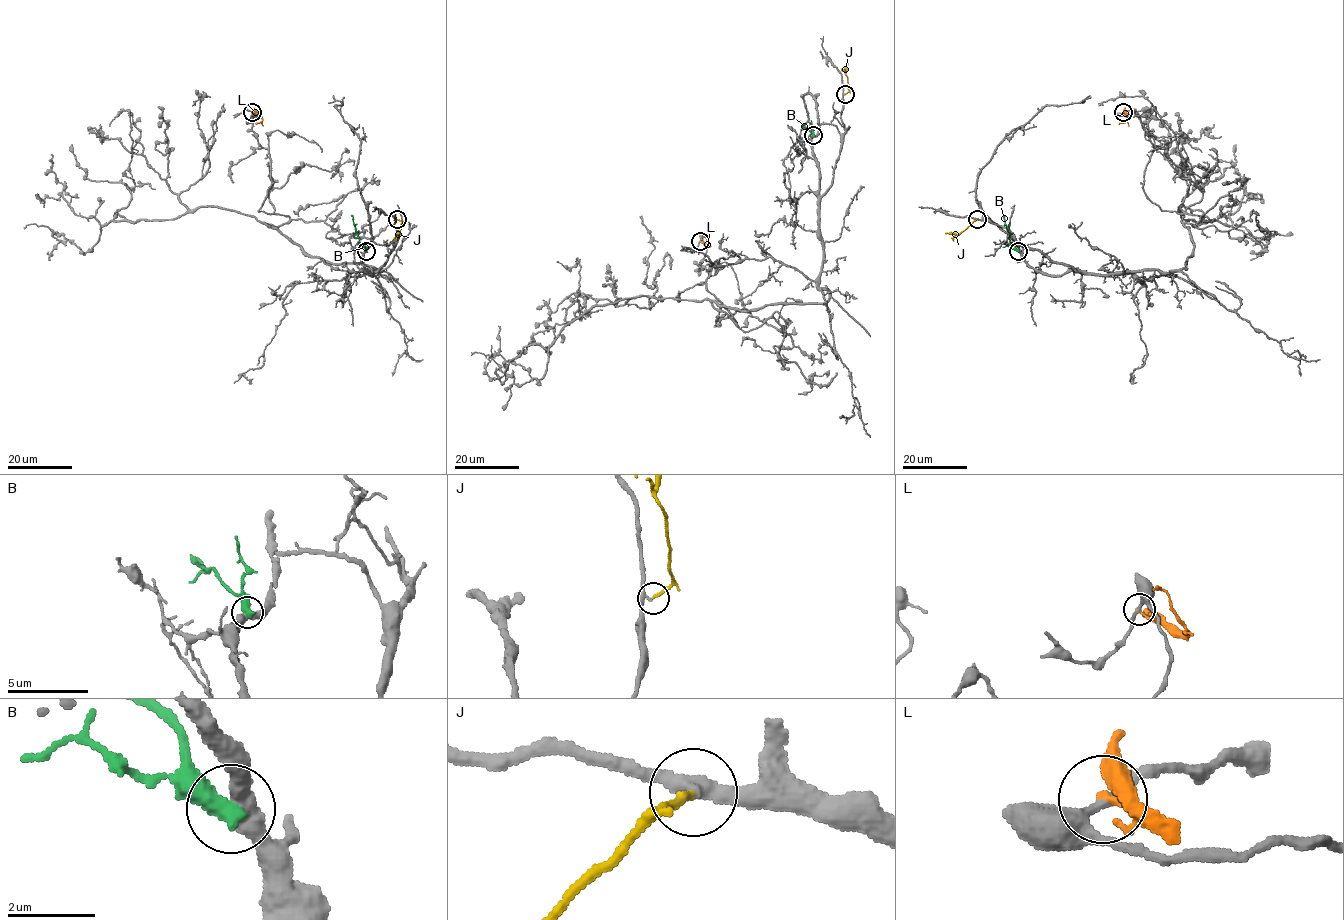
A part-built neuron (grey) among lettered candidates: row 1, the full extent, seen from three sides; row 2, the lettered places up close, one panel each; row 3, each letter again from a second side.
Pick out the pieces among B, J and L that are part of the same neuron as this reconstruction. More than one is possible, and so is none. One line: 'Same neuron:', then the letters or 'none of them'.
Same neuron: J

